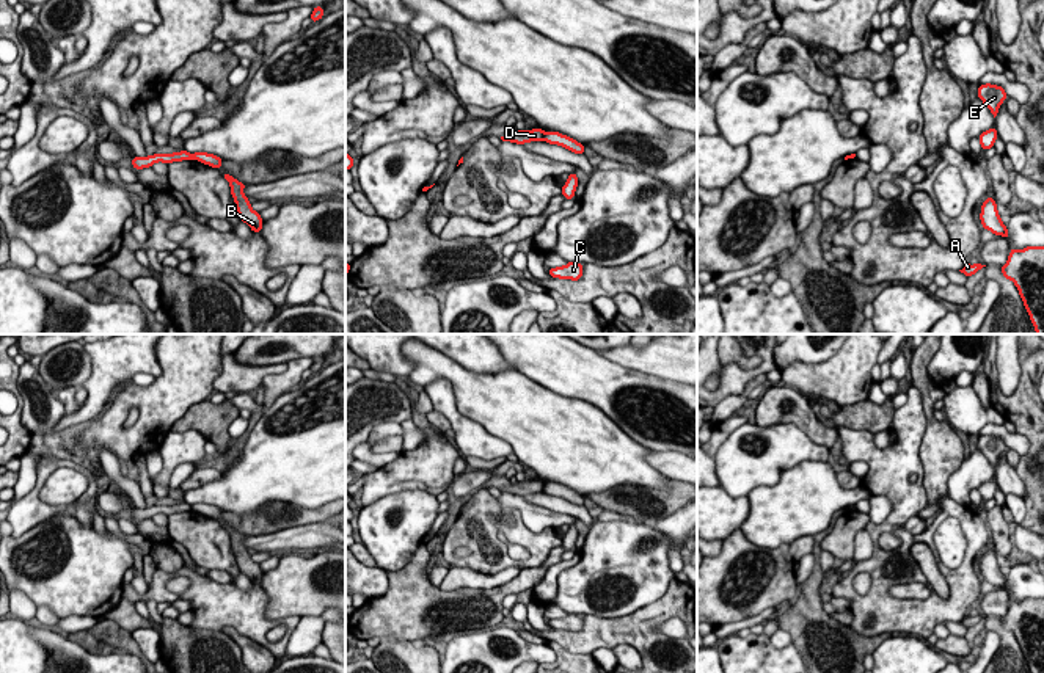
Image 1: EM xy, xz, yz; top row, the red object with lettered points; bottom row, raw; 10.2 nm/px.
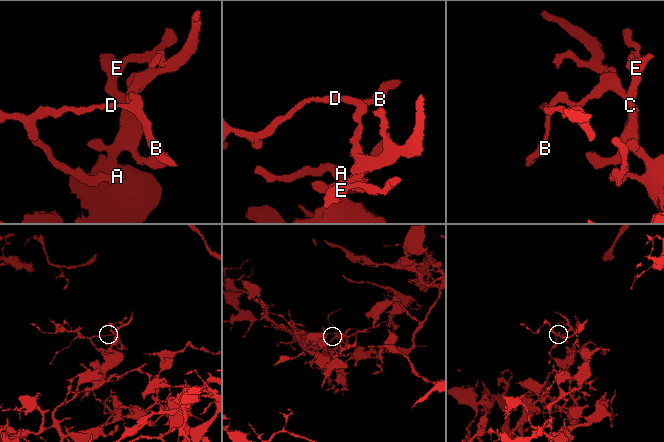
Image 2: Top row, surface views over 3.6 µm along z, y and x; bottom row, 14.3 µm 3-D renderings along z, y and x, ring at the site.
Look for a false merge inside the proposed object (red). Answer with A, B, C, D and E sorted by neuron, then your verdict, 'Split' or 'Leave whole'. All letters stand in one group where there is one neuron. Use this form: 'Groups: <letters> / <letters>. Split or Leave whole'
Groups: A B C E / D. Split

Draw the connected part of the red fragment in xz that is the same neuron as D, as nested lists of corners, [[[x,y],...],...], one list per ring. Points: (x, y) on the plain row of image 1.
[[[538,478],[538,480],[532,480],[532,482],[518,482],[513,486],[502,486],[499,489],[501,489],[501,493],[524,496],[524,494],[531,494],[531,493],[542,493],[543,486],[545,486],[545,483]]]

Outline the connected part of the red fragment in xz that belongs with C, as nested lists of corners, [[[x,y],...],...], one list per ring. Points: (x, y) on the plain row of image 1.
[[[568,613],[564,618],[549,620],[553,629],[578,632],[582,628],[582,615]]]

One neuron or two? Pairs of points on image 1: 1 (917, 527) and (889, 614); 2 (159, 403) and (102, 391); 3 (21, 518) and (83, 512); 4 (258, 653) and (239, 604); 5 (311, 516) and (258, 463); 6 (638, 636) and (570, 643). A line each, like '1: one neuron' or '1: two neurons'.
1: two neurons
2: two neurons
3: one neuron
4: two neurons
5: two neurons
6: one neuron

